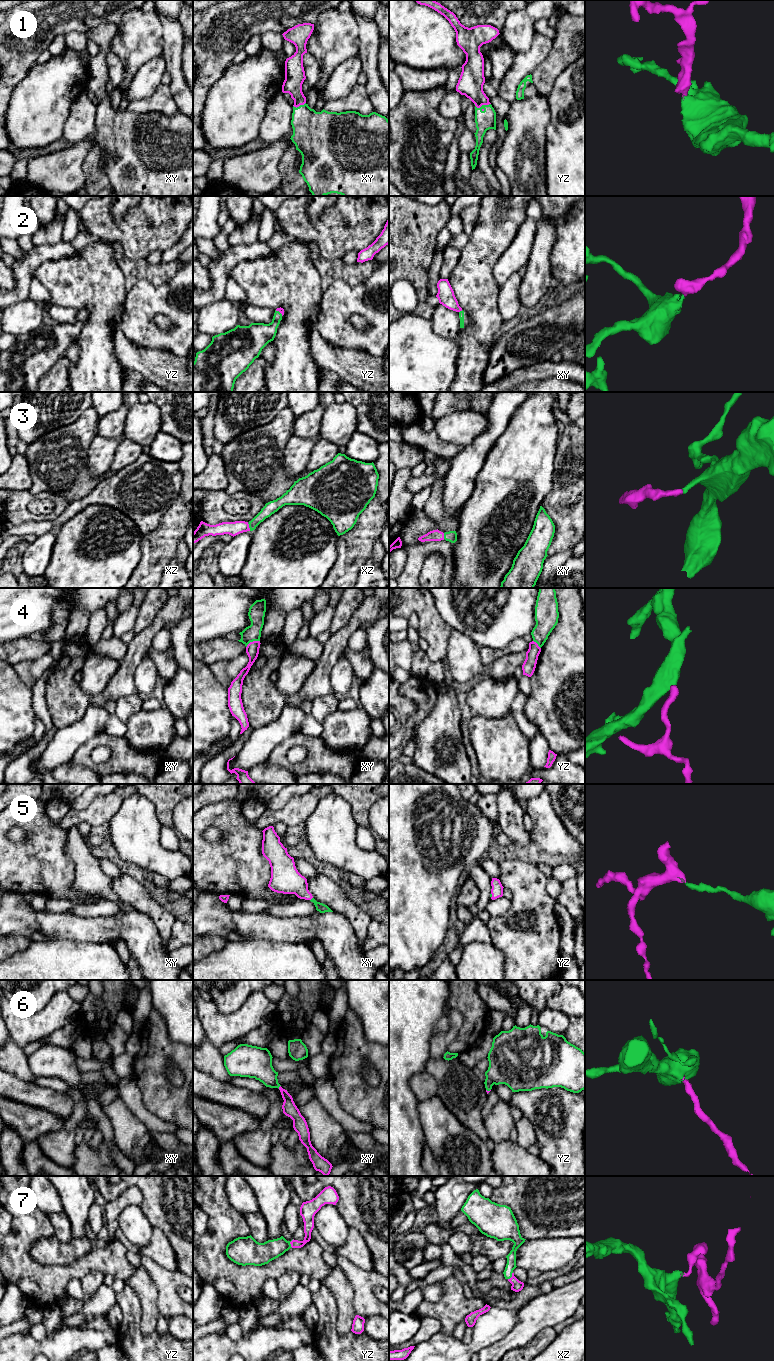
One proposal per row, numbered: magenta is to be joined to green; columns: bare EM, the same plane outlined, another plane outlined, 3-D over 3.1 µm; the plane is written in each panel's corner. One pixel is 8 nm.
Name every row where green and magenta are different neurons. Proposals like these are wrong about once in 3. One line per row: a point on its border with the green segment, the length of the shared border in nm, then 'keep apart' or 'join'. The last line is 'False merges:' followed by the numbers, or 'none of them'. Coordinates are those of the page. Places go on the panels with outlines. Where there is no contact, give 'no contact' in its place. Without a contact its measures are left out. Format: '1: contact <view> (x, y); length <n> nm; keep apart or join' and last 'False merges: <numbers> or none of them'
1: contact yz (482, 105); length 140 nm; join
2: contact xy (460, 311); length 40 nm; join
3: contact xz (249, 527); length 70 nm; join
4: contact xy (252, 641); length 130 nm; keep apart
5: contact xy (311, 899); length 40 nm; join
6: contact xy (279, 1086); length 40 nm; join
7: contact yz (289, 1243); length 70 nm; join
False merges: 4

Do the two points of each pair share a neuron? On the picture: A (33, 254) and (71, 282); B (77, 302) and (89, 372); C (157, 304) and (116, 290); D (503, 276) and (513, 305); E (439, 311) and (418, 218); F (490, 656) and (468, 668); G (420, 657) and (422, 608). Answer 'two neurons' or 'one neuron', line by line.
A: two neurons
B: one neuron
C: two neurons
D: two neurons
E: two neurons
F: two neurons
G: two neurons

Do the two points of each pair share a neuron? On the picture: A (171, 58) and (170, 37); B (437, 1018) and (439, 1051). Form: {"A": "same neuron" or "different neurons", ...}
{"A": "same neuron", "B": "different neurons"}

